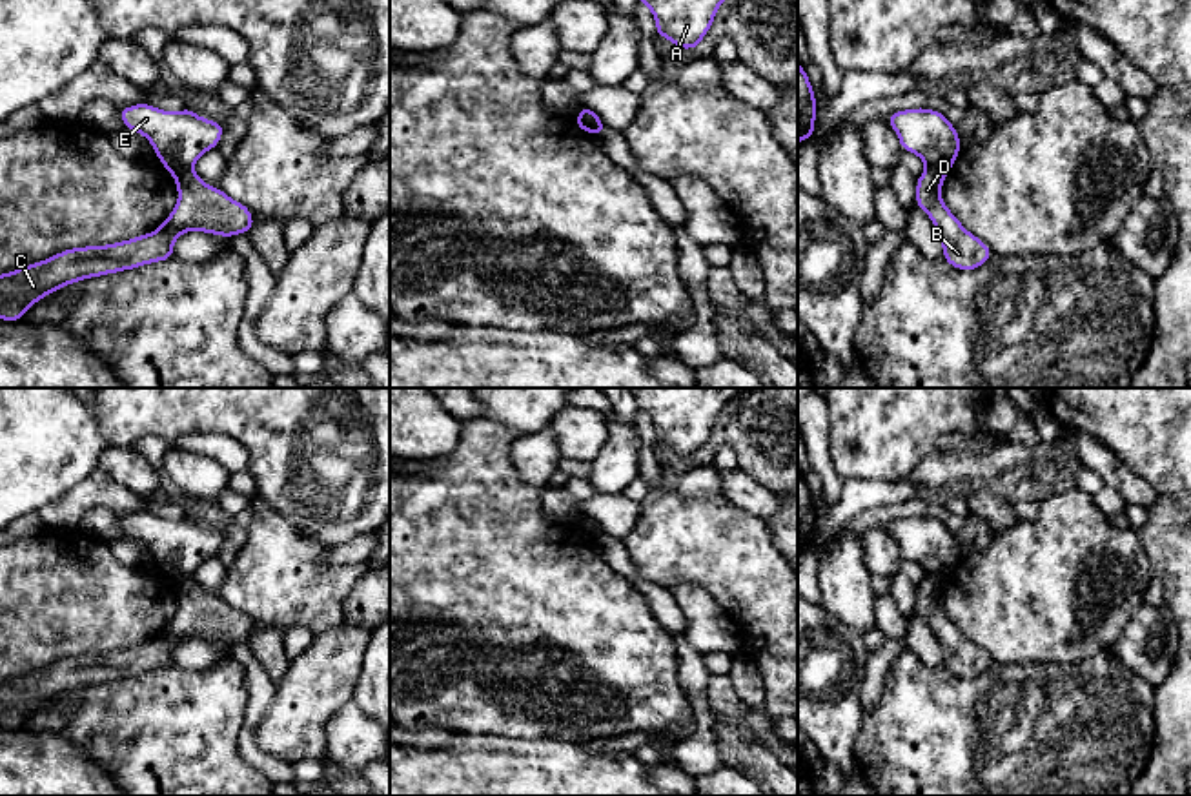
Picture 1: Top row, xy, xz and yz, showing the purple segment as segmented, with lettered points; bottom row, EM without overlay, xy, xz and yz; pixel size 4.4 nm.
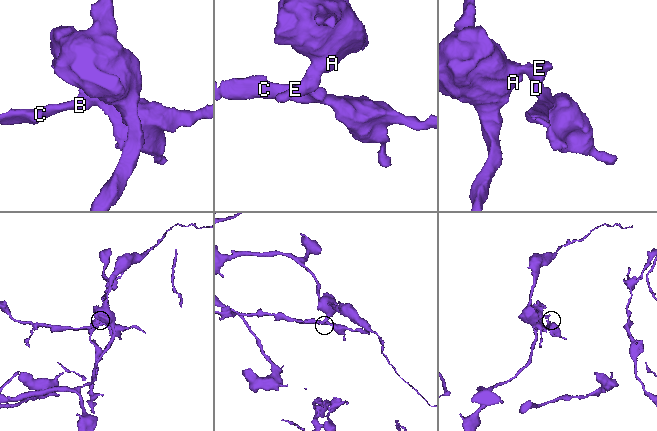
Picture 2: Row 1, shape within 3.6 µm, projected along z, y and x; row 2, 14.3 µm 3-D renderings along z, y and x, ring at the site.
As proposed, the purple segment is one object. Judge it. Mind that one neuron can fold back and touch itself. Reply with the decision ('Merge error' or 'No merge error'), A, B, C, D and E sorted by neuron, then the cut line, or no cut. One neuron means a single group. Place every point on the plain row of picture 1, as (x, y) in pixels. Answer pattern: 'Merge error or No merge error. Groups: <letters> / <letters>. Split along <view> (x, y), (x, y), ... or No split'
Merge error. Groups: A E / B C D. Split along yz (927, 574), (947, 580)

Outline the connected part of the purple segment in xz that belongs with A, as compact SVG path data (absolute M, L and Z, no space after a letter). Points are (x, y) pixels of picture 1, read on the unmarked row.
M630 388L637 410L654 421L656 443L696 457L725 406L752 388Z

